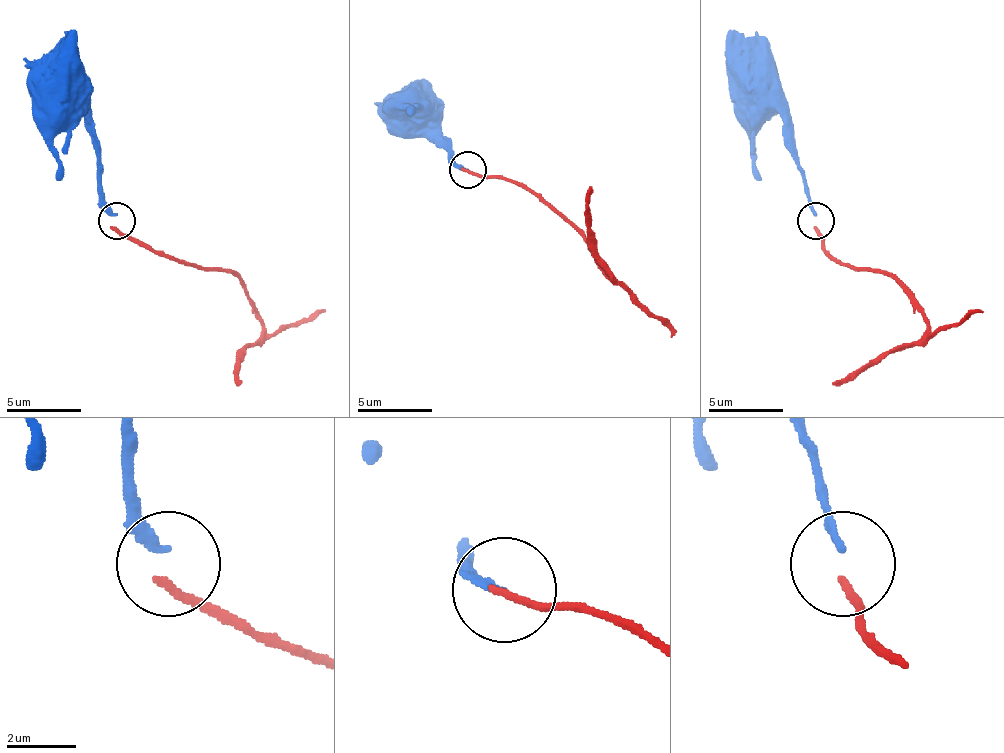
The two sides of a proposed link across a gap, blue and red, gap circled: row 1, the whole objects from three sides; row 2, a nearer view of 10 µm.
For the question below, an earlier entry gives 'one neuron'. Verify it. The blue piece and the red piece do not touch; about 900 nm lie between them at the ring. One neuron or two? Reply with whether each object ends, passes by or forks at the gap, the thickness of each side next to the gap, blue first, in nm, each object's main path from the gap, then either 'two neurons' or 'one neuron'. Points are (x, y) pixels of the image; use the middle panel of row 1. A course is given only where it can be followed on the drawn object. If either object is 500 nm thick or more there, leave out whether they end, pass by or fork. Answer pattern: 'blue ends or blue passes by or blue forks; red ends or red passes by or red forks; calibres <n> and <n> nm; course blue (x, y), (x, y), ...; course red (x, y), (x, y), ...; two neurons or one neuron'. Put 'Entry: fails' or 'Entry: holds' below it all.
blue ends; red ends; calibres 240 and 240 nm; course blue (467, 170), (453, 159), (441, 144), (427, 137), (415, 126), (412, 115); course red (467, 170), (538, 193), (579, 234), (597, 256), (612, 282), (601, 267), (590, 222), (590, 185); two neurons
Entry: fails

